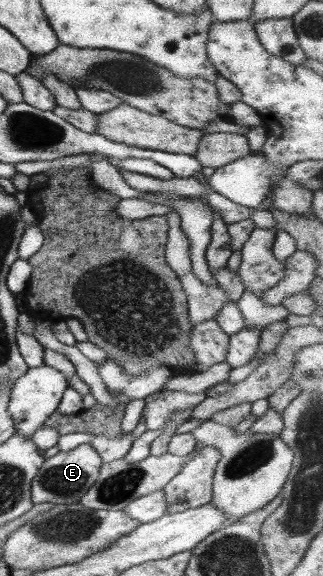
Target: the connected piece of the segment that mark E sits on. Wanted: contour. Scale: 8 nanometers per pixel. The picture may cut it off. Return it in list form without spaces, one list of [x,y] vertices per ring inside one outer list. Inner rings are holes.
[[[86,443],[71,451],[60,451],[53,457],[44,458],[43,465],[39,468],[31,484],[30,494],[33,504],[77,504],[95,483],[102,463],[100,453],[97,453],[92,445]]]

